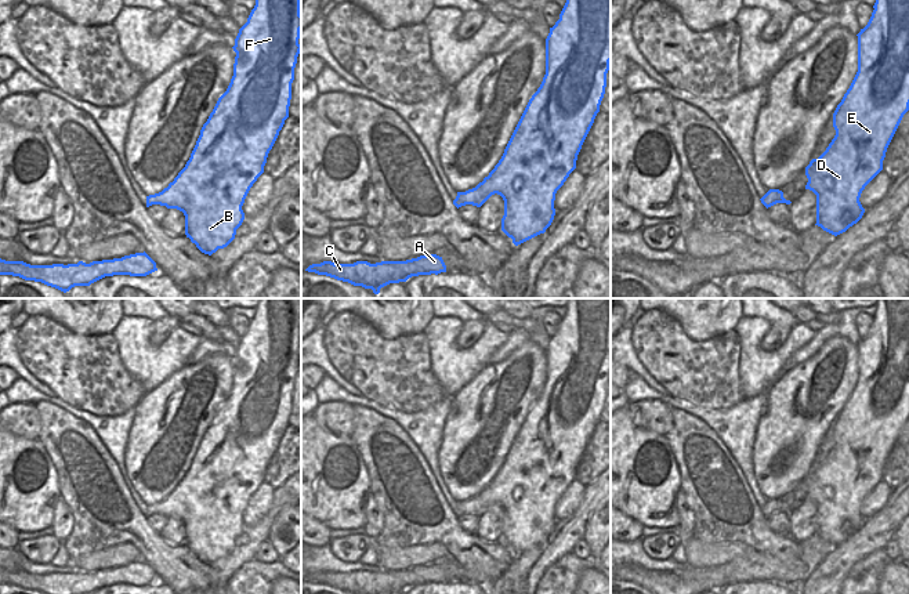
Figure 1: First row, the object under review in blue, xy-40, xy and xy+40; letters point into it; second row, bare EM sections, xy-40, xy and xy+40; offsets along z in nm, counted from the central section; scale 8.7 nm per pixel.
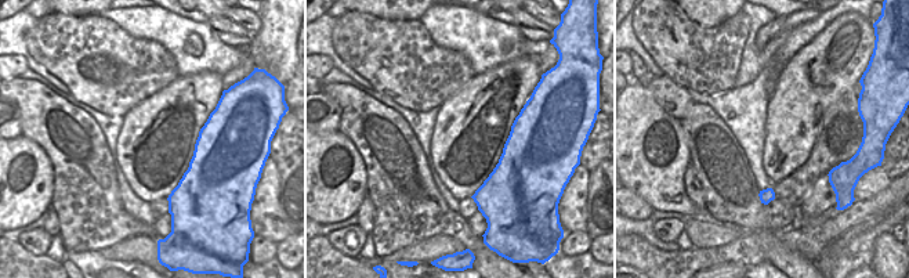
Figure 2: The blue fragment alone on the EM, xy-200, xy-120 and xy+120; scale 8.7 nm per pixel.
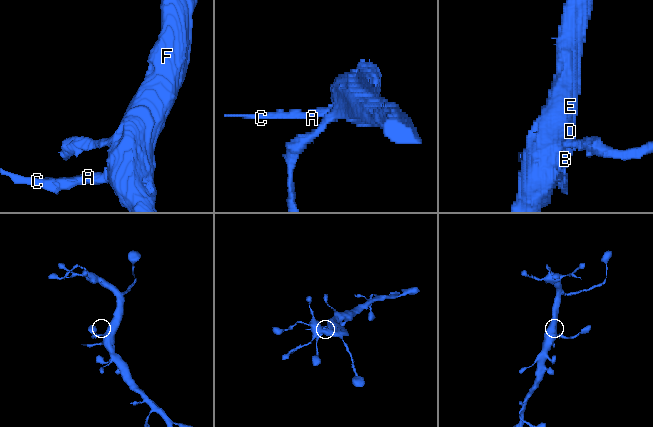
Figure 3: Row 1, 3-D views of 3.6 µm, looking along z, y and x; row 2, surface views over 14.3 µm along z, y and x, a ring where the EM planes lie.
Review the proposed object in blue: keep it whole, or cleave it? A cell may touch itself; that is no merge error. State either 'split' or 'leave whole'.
leave whole

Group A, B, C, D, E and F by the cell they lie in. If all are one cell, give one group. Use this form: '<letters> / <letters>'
A B C D E F

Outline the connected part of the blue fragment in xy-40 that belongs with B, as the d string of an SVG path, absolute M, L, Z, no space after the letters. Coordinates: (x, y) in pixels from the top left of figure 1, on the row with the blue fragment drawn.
M256 0L232 47L236 57L231 83L203 124L189 160L167 188L146 196L146 207L160 204L182 211L186 238L204 254L211 256L235 239L245 220L245 199L264 173L268 153L289 117L300 30L300 0Z

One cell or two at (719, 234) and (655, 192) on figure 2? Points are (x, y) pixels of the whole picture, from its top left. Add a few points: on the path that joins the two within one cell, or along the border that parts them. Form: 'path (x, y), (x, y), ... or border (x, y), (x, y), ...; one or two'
border (687, 217), (695, 217), (717, 226), (724, 224); two

